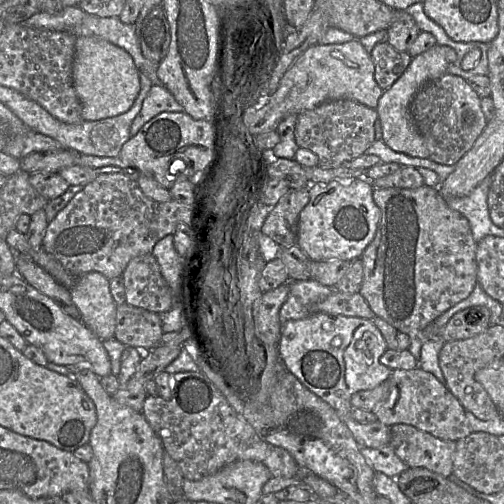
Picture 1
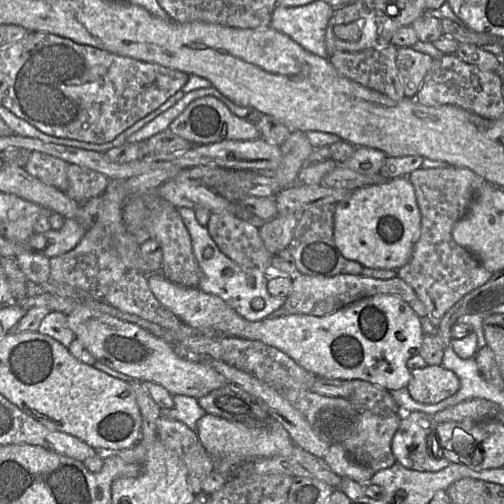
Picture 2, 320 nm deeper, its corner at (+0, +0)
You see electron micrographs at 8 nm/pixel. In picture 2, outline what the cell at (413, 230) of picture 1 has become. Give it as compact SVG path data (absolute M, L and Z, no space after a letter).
M448 166L445 168L417 169L407 176L412 183L421 213L421 232L415 243L413 254L407 264L397 270L397 277L403 279L416 292L424 304L426 317L436 328L446 312L463 296L485 284L492 276L483 265L465 248L452 238L452 229L465 215L471 202L487 182L470 169Z

